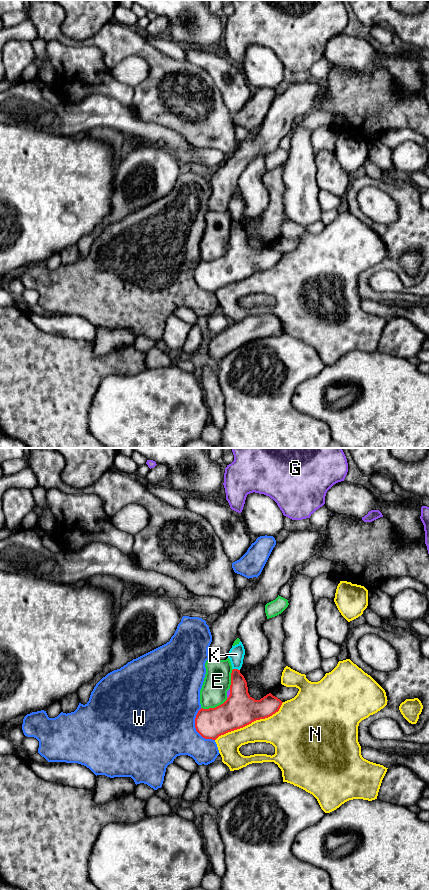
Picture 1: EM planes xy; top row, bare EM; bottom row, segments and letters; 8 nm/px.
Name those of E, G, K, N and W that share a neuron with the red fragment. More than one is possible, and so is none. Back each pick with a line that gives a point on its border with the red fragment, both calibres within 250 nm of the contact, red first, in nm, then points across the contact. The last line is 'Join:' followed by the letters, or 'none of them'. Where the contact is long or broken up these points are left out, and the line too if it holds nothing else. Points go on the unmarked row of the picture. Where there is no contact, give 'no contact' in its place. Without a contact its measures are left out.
Join: none of them

